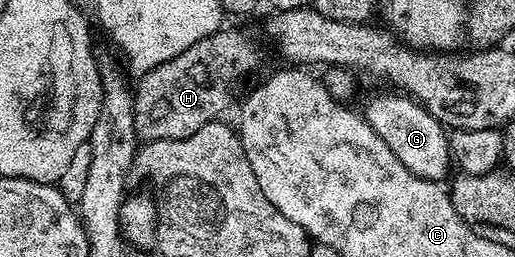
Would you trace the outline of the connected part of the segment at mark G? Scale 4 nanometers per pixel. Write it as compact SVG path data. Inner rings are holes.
M395 91L387 92L391 93L383 93L368 103L365 110L367 125L373 127L381 139L385 139L389 151L393 151L393 155L401 159L409 171L413 171L413 175L426 181L446 182L447 172L453 169L448 130L437 119L433 119L433 115L429 115L429 111L418 101Z

